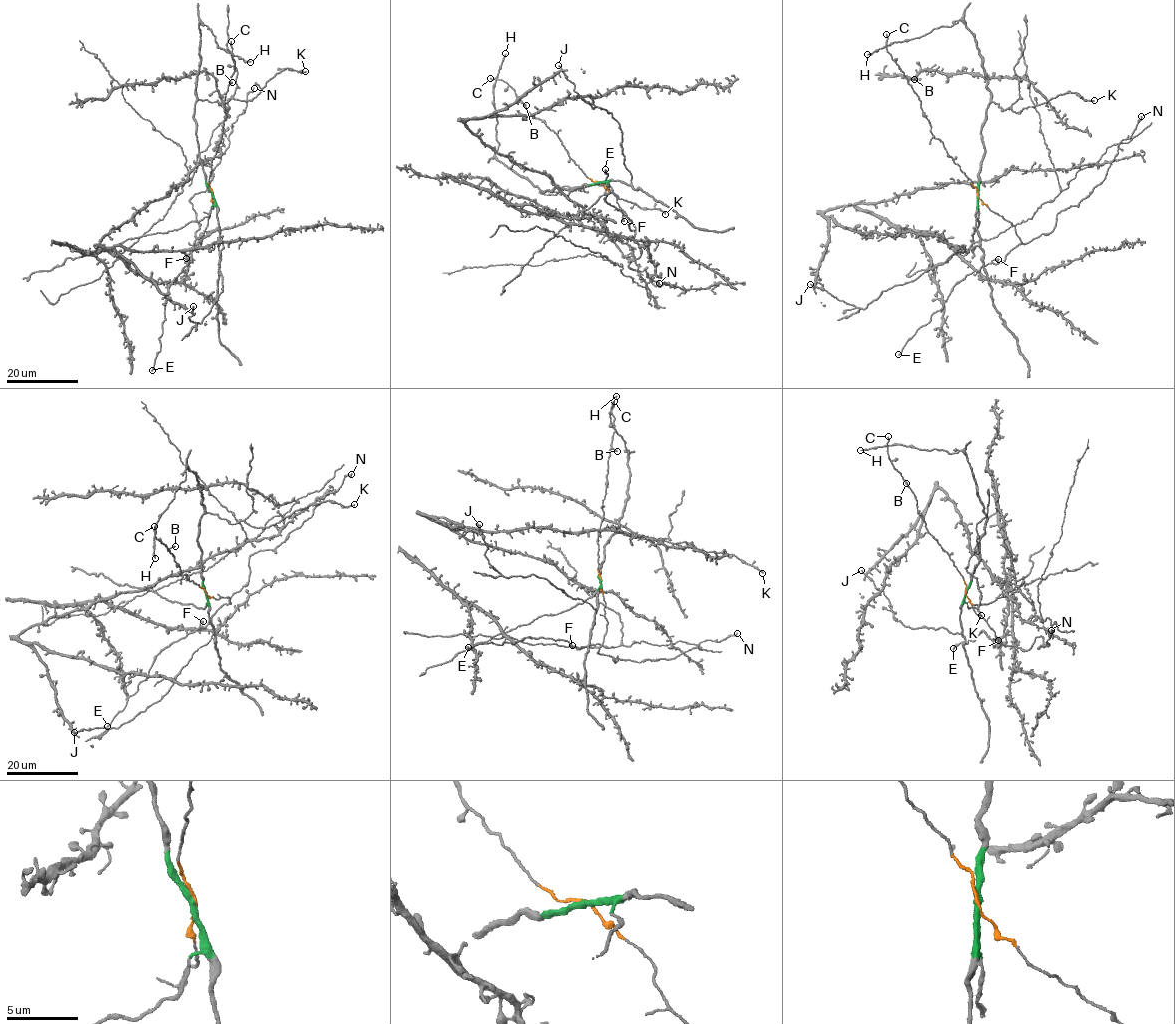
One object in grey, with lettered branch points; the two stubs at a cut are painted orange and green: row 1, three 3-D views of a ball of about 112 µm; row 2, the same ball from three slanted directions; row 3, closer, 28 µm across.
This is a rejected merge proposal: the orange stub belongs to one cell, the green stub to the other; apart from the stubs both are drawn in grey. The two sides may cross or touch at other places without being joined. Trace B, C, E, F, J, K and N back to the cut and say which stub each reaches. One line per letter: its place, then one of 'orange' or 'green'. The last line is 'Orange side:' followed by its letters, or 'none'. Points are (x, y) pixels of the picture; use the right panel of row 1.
B: place (914, 79); orange
C: place (886, 34); orange
E: place (898, 354); orange
F: place (998, 259); orange
J: place (810, 284); green
K: place (1094, 100); green
N: place (1141, 116); orange
Orange side: B, C, E, F, N

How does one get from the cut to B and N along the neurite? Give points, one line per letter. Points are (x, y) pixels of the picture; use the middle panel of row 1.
B: (599, 182), (586, 176), (570, 159), (553, 131), (531, 116), (522, 102), (526, 105)
N: (599, 182), (636, 228), (640, 254), (629, 267), (645, 269), (653, 277), (650, 281), (658, 284)

